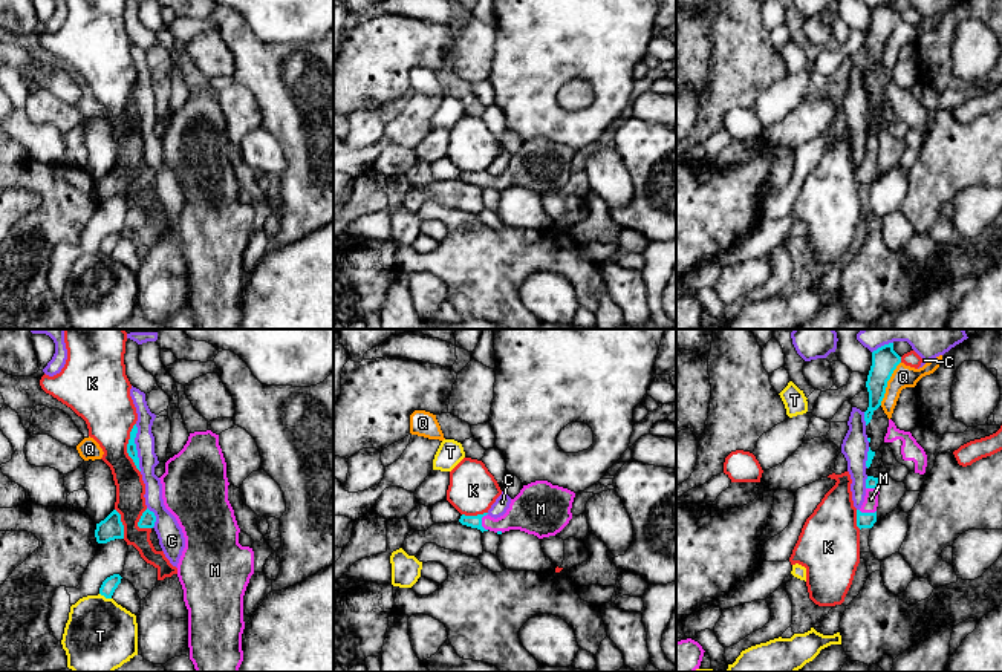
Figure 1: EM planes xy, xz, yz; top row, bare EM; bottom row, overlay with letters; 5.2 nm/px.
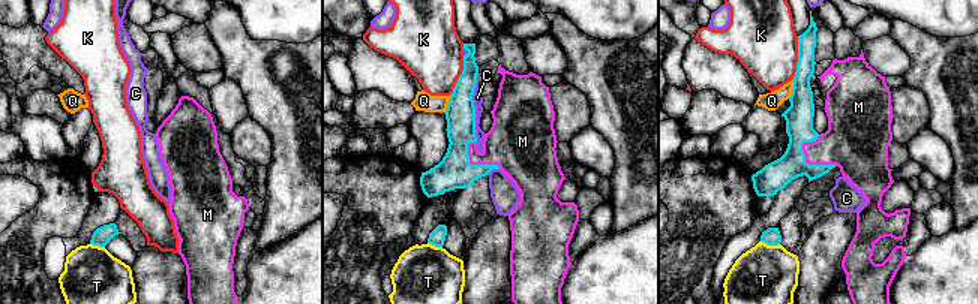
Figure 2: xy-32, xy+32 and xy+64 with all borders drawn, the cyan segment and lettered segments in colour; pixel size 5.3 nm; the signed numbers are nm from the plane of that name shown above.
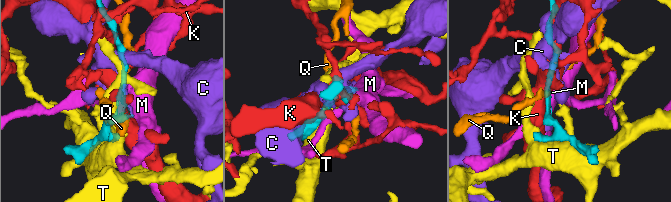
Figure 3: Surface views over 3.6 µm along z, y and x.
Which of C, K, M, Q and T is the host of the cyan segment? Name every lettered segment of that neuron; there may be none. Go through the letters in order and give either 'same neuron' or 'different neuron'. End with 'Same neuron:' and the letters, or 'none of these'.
C: different neuron
K: different neuron
M: same neuron
Q: different neuron
T: different neuron
Same neuron: M

